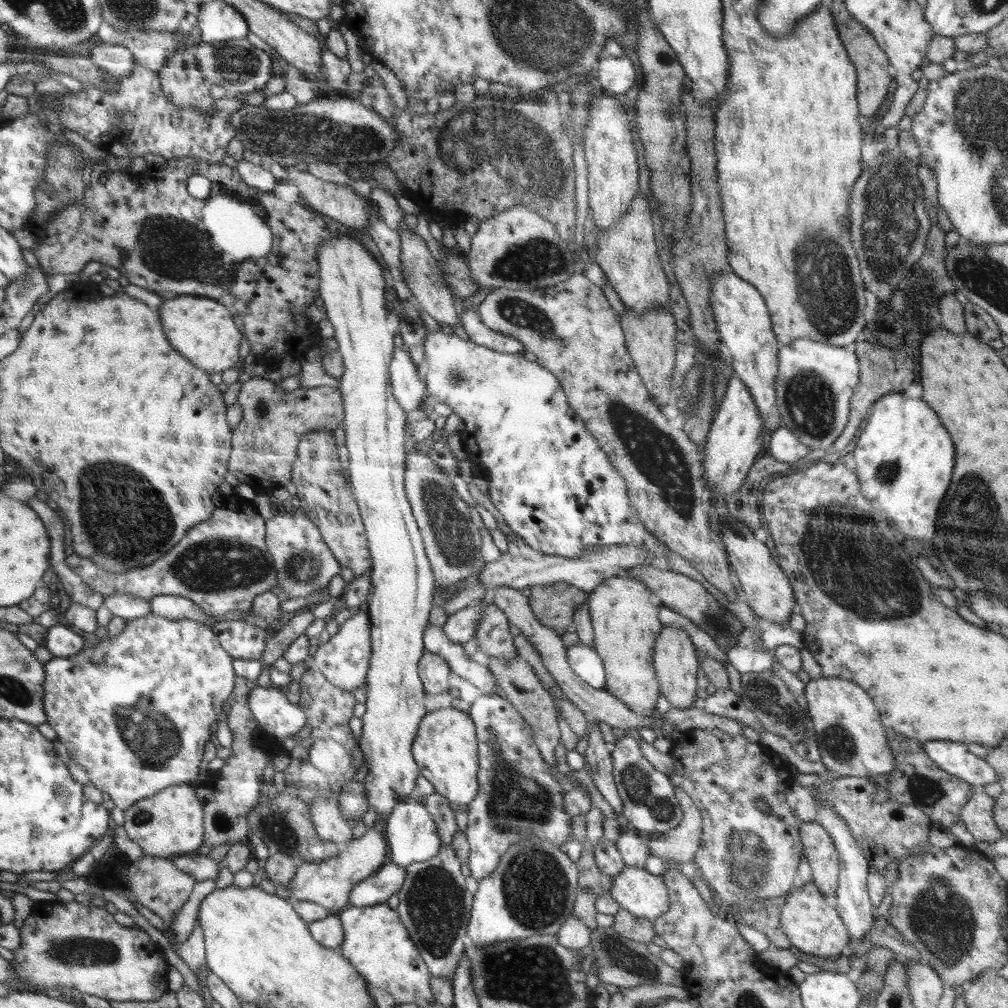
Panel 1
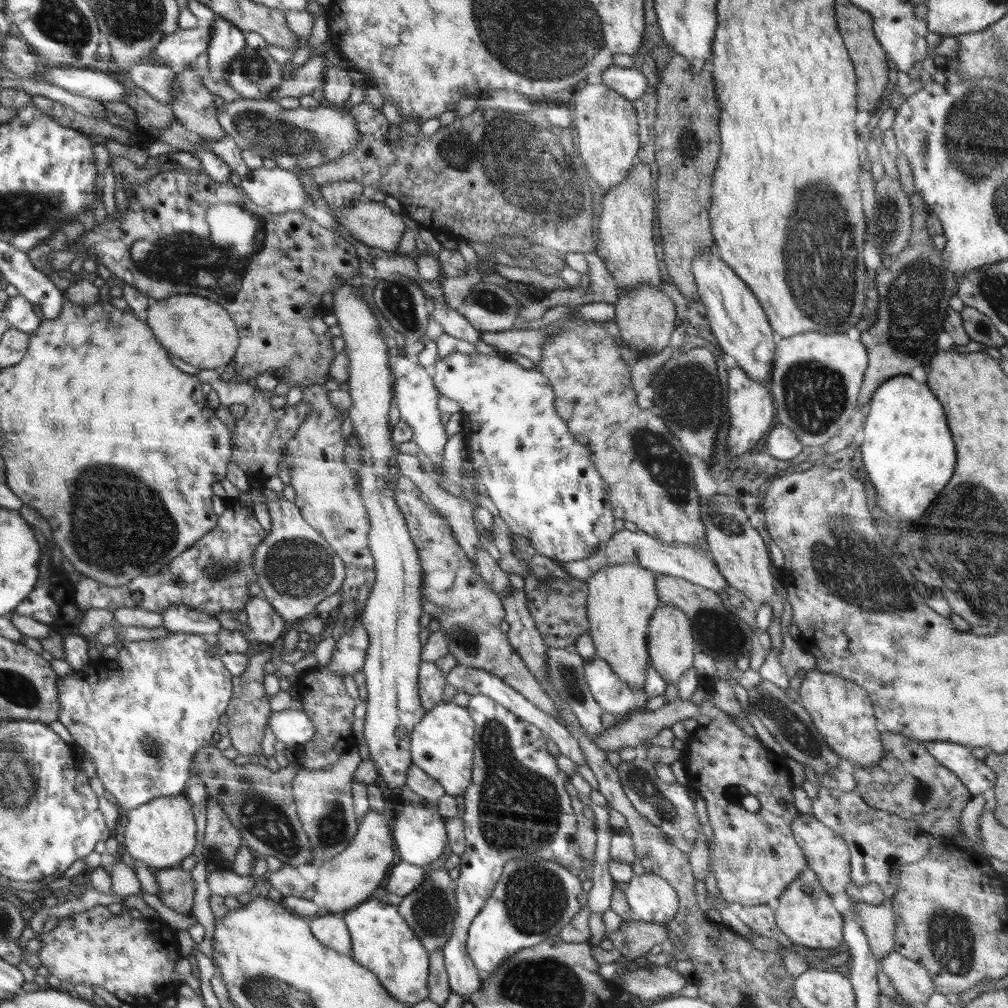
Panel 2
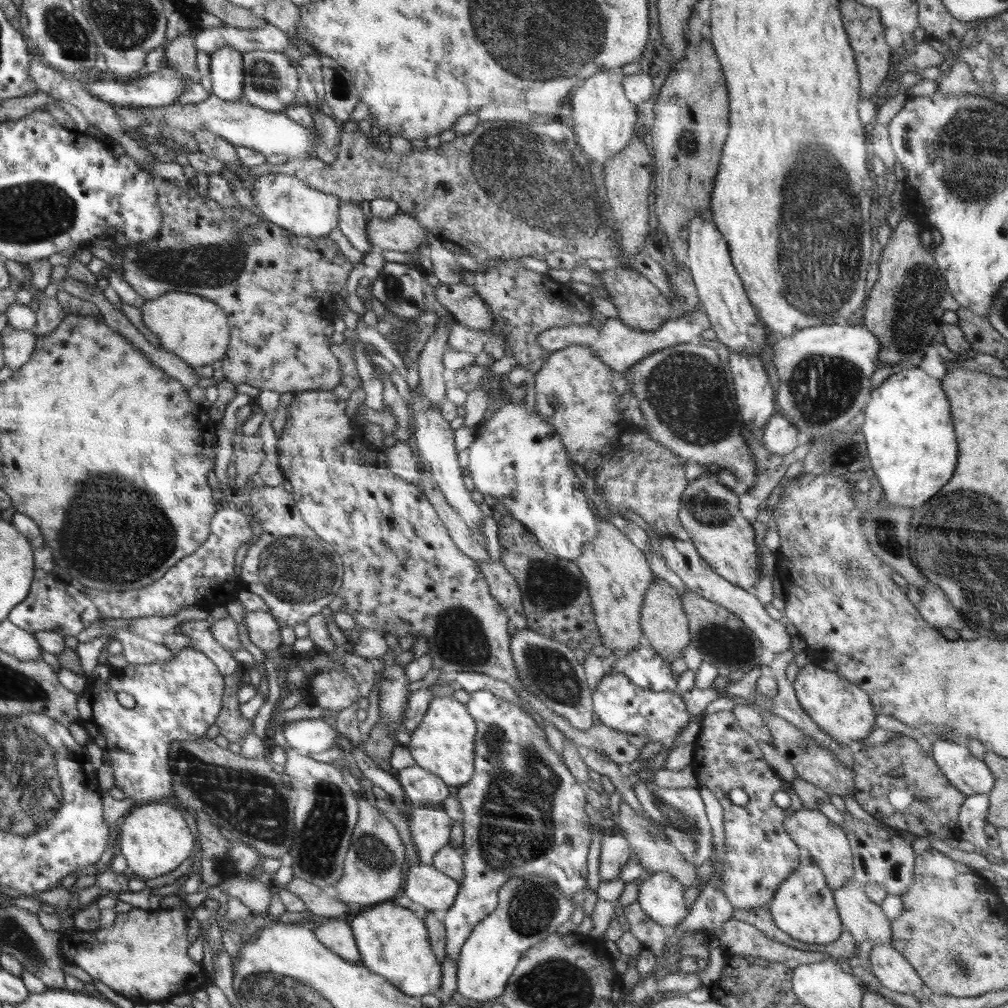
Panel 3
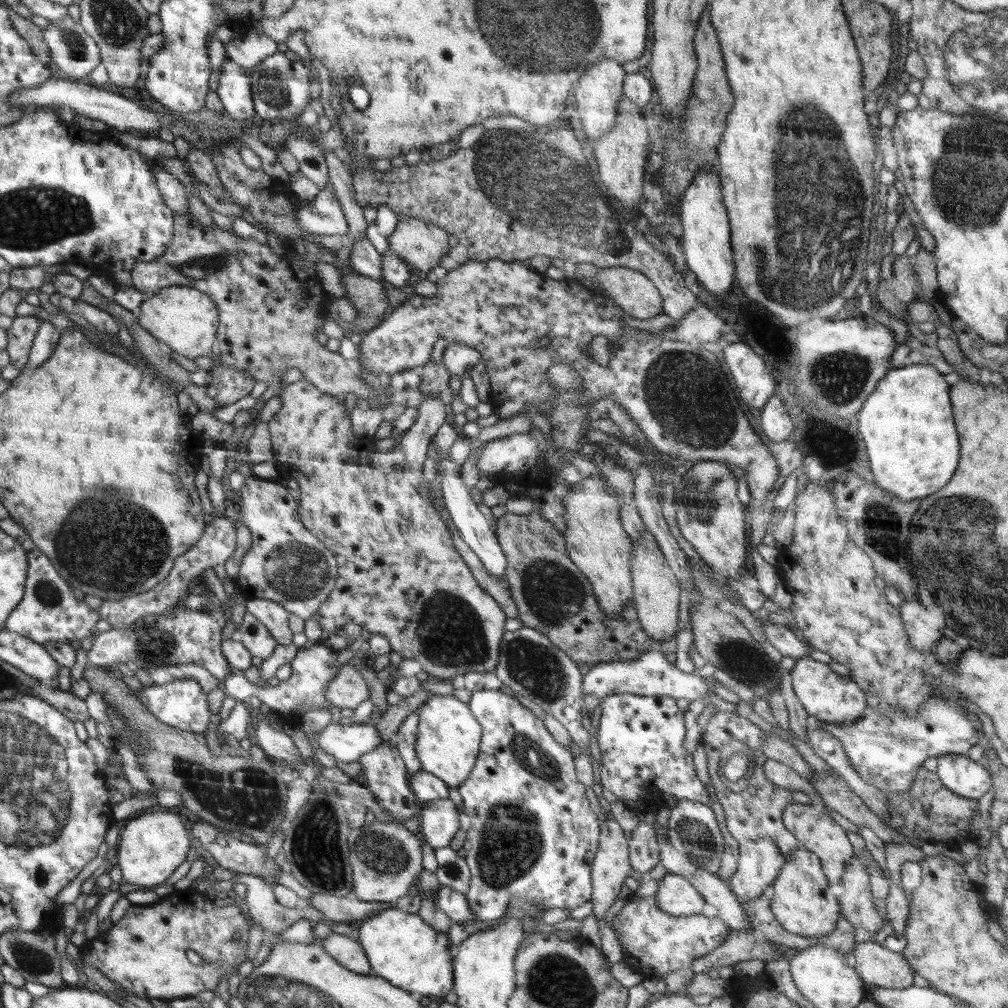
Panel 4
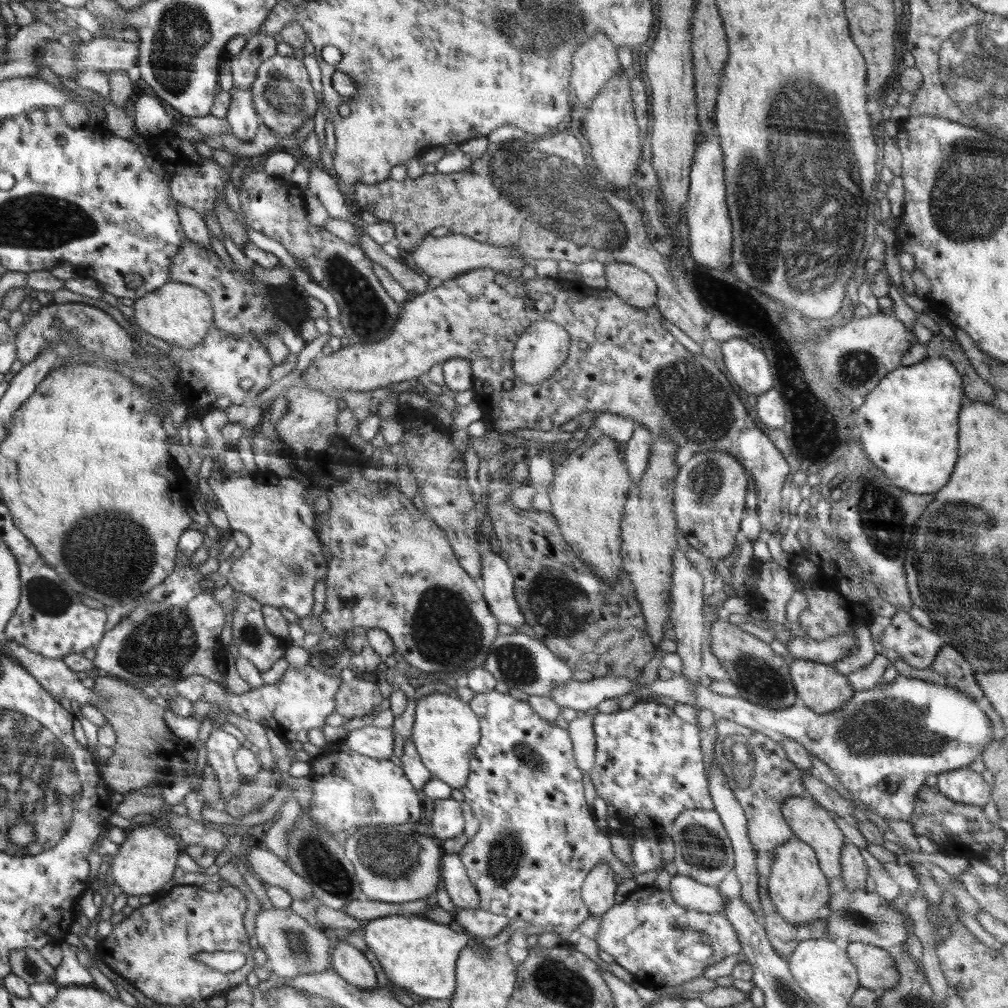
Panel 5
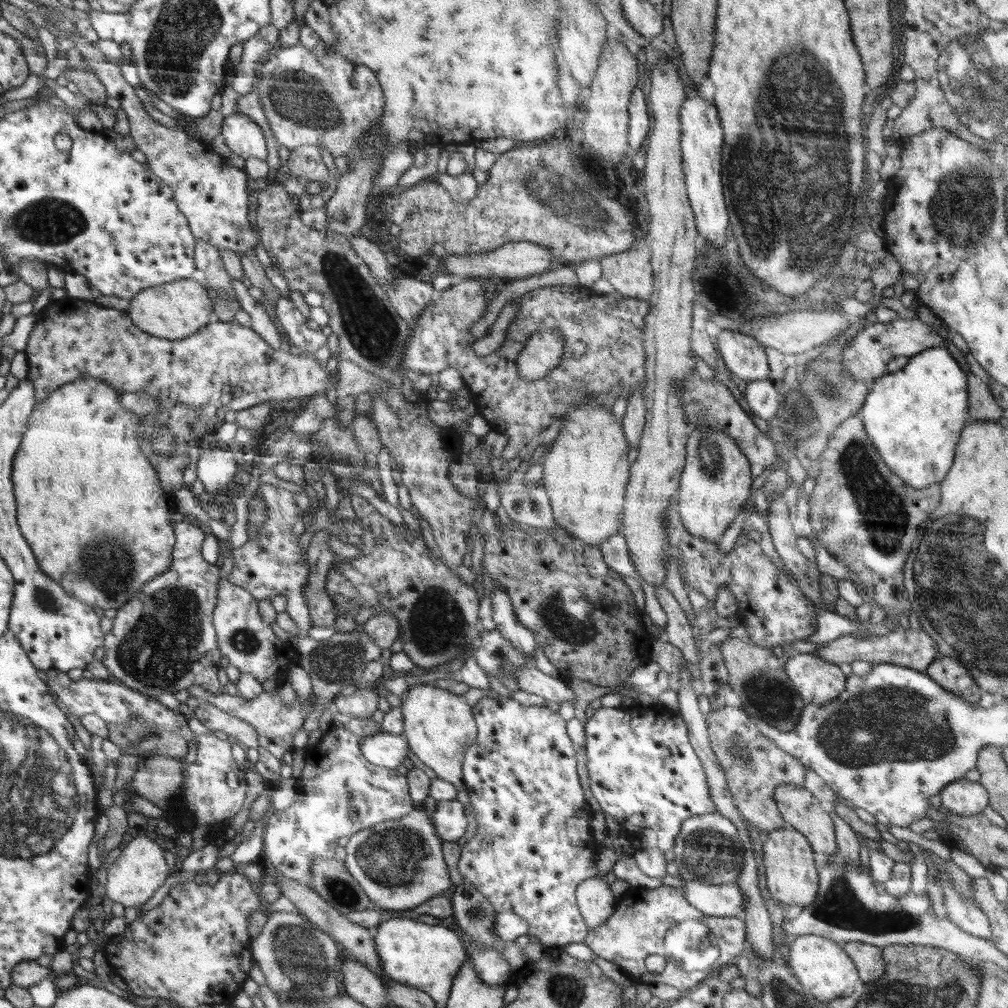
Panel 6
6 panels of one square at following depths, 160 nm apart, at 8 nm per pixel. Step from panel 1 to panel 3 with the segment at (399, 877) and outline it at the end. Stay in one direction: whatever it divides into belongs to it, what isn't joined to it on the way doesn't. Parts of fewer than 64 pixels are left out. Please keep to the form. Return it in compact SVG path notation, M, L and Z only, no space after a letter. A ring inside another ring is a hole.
M433 865L409 866L400 893L427 910L448 910L459 891L457 880L450 878Z

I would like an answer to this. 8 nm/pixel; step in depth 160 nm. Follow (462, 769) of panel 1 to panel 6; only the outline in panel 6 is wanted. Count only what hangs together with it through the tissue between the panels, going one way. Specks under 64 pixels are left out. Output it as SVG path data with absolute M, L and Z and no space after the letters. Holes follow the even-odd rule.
M432 684L416 685L402 695L403 735L418 760L432 769L437 778L463 788L462 762L468 746L476 741L477 727L471 706L463 695L436 688Z

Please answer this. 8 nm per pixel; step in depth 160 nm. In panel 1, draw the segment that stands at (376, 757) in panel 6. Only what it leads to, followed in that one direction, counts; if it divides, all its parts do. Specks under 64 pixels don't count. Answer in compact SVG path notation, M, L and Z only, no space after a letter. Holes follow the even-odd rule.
M256 685L247 696L250 706L260 729L279 740L298 735L308 722L304 711L286 699L286 694L274 686L266 688Z

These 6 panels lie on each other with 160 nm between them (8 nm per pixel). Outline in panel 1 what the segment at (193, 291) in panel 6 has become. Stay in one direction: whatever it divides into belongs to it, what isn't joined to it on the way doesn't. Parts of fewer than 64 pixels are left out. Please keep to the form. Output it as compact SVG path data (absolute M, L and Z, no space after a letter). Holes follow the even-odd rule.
M183 296L164 302L158 314L171 345L194 366L208 373L223 373L236 368L241 330L222 303L207 297Z

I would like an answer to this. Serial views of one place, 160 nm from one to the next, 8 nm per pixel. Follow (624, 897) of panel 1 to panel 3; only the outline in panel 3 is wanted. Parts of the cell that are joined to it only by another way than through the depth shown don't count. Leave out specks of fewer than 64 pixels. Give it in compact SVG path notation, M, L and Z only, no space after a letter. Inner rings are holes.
M668 872L652 873L639 886L638 904L660 926L676 926L687 914L685 888Z

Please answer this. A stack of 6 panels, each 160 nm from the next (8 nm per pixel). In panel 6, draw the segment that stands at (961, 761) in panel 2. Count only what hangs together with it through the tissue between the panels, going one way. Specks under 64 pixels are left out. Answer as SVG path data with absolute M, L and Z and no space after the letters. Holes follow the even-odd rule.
M956 780L940 790L941 806L958 816L982 813L989 805L989 796L979 782Z

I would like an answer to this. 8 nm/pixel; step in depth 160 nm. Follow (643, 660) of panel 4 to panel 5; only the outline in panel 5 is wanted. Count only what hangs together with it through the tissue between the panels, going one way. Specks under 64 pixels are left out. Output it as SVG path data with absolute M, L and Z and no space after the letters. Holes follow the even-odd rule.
M680 674L668 680L657 677L641 689L637 689L635 679L618 675L593 677L583 682L571 679L566 684L559 684L549 696L560 708L570 707L582 712L598 707L608 698L630 692L639 700L669 696L693 707L700 704L702 708L708 708L716 720L724 718L749 727L781 745L786 738L792 739L804 747L808 756L815 756L826 764L846 790L874 814L907 822L928 776L968 767L984 753L987 744L996 740L982 702L948 685L900 675L892 685L878 683L873 689L854 691L854 696L844 706L826 714L816 714L798 698L780 710L758 706L738 694L714 693L700 682L691 683L688 677ZM890 774L900 777L900 782L890 784Z

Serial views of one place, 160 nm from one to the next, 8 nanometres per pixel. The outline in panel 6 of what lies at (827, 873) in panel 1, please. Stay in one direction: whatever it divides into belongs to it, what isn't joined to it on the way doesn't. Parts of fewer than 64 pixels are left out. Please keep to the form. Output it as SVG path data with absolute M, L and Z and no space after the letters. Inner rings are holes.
M782 785L776 787L774 791L774 801L779 813L787 826L791 826L802 833L810 843L815 856L815 866L817 869L824 867L826 857L832 857L836 853L837 844L835 841L835 824L833 823L831 812L824 811L820 807L820 802L804 787L796 785Z

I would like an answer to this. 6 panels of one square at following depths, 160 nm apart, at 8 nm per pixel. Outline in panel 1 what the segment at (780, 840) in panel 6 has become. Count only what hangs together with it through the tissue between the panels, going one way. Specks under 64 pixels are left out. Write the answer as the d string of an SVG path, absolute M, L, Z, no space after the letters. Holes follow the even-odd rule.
M811 881L804 886L792 889L781 907L779 918L784 934L796 948L820 958L836 958L841 953L848 952L850 944L847 928L839 917L834 904L821 893L820 889Z

